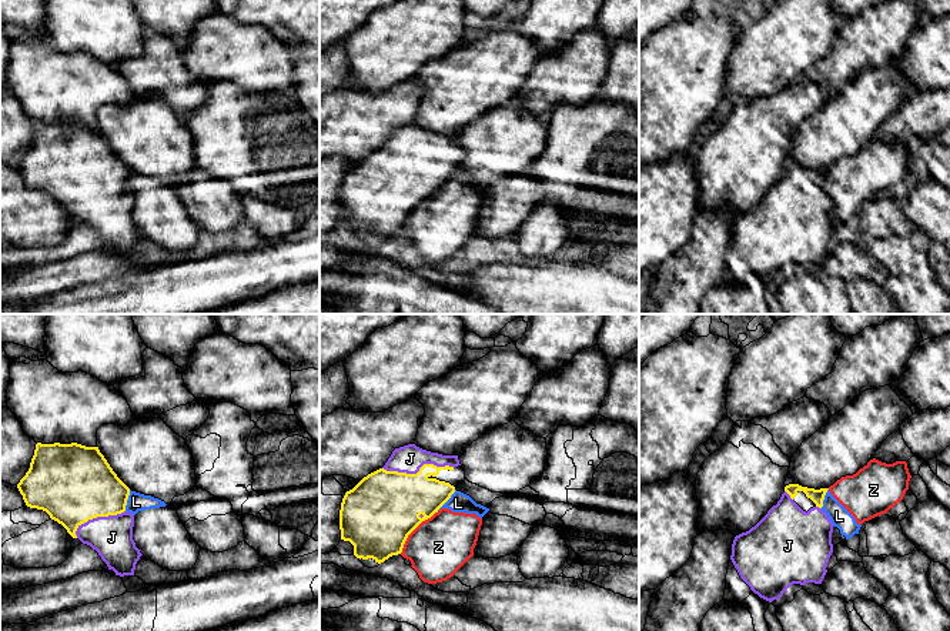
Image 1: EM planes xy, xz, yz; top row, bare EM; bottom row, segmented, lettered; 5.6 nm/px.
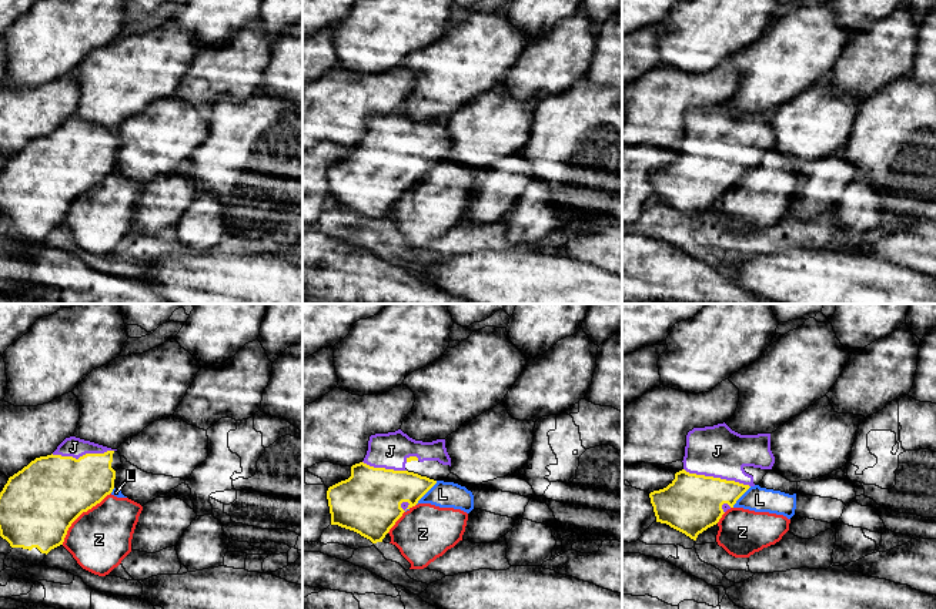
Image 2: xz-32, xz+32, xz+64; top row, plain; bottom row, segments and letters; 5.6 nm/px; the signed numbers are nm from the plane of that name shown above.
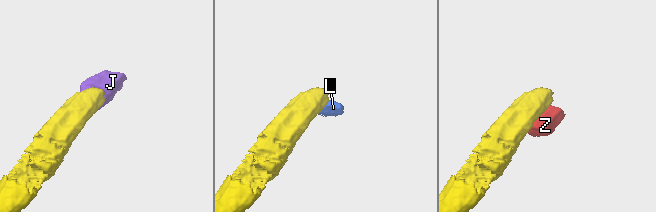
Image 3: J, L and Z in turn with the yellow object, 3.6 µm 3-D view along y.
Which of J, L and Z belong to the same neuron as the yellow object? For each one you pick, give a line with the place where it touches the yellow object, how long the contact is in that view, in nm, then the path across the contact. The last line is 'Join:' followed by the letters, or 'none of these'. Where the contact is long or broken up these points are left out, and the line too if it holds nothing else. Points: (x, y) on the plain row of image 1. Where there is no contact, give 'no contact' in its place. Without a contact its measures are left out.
J: meets yellow in xz at (418, 152); contact 400 nm long
Join: J

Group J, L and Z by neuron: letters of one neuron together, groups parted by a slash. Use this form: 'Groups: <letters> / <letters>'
Groups: J / L Z

